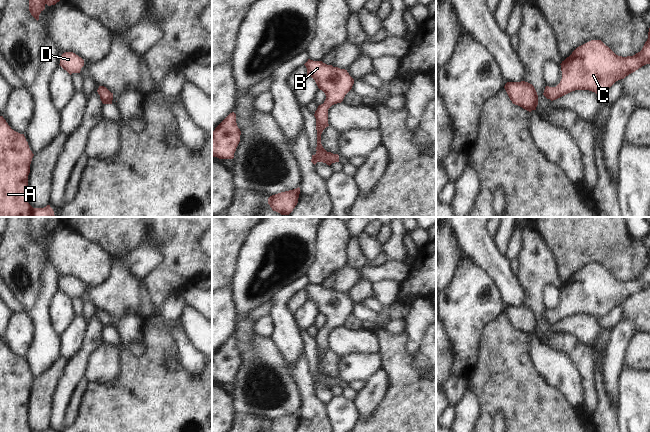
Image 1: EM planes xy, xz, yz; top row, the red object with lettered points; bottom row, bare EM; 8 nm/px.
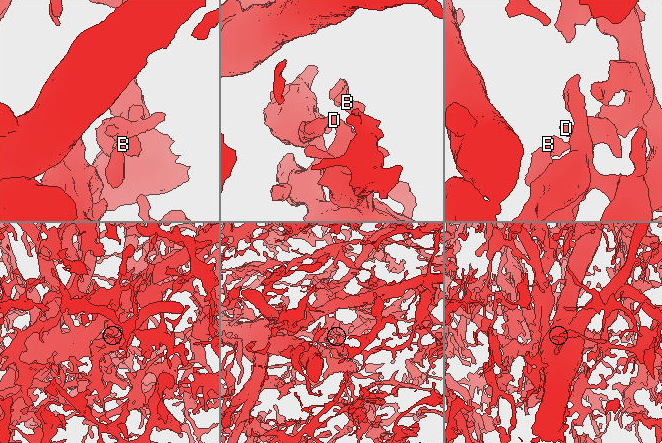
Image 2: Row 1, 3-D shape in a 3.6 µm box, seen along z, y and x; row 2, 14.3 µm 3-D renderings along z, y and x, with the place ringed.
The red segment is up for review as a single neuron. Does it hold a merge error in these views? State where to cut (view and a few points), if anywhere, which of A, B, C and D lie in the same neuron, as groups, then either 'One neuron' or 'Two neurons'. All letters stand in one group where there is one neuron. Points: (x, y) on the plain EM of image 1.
No split. Groups: A B C D. One neuron.

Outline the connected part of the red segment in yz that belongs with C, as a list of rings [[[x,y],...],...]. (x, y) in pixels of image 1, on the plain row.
[[[650,252],[648,263],[642,274],[633,280],[618,280],[601,264],[591,264],[577,271],[569,281],[562,285],[560,307],[556,311],[546,310],[543,319],[553,325],[575,314],[589,314],[598,319],[603,318],[616,305],[624,303],[646,288],[650,288]]]

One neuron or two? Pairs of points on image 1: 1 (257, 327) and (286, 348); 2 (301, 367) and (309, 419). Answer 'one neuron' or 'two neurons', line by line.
1: two neurons
2: one neuron

